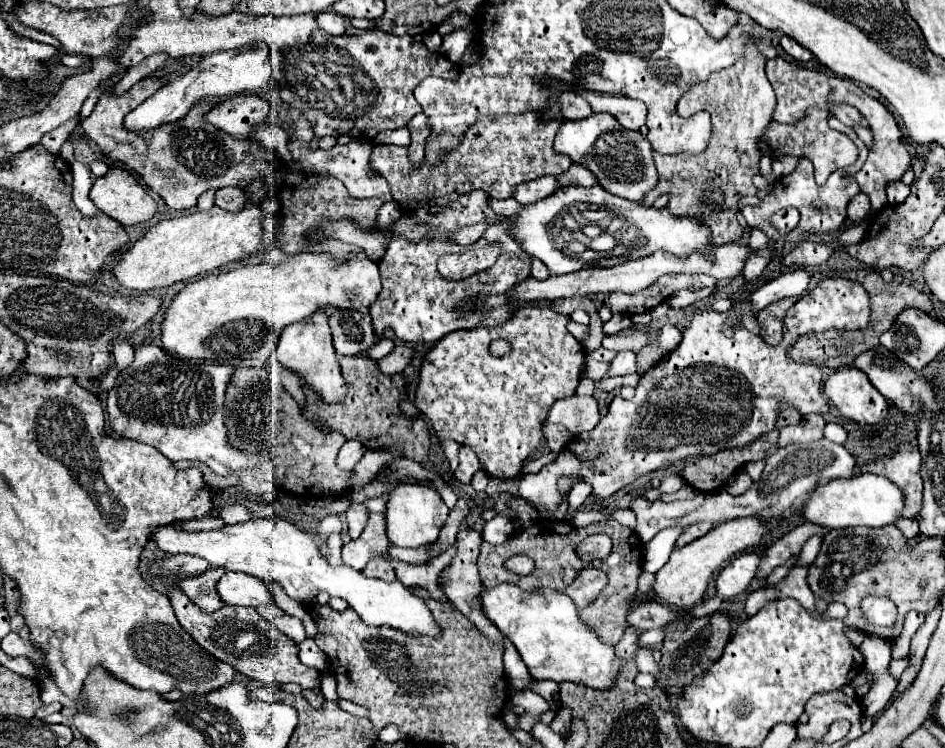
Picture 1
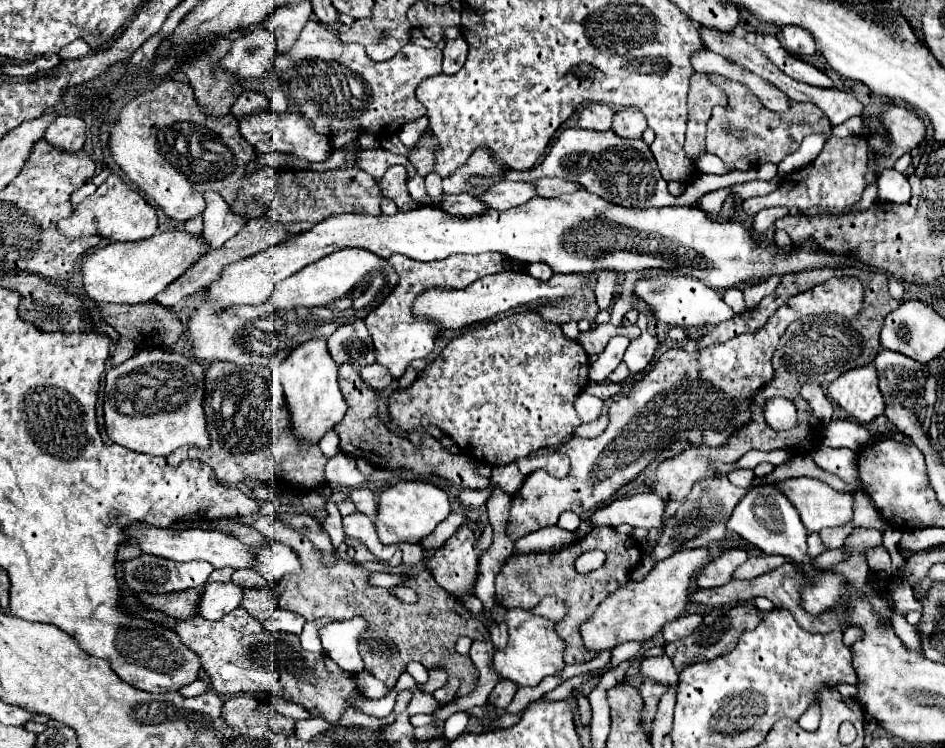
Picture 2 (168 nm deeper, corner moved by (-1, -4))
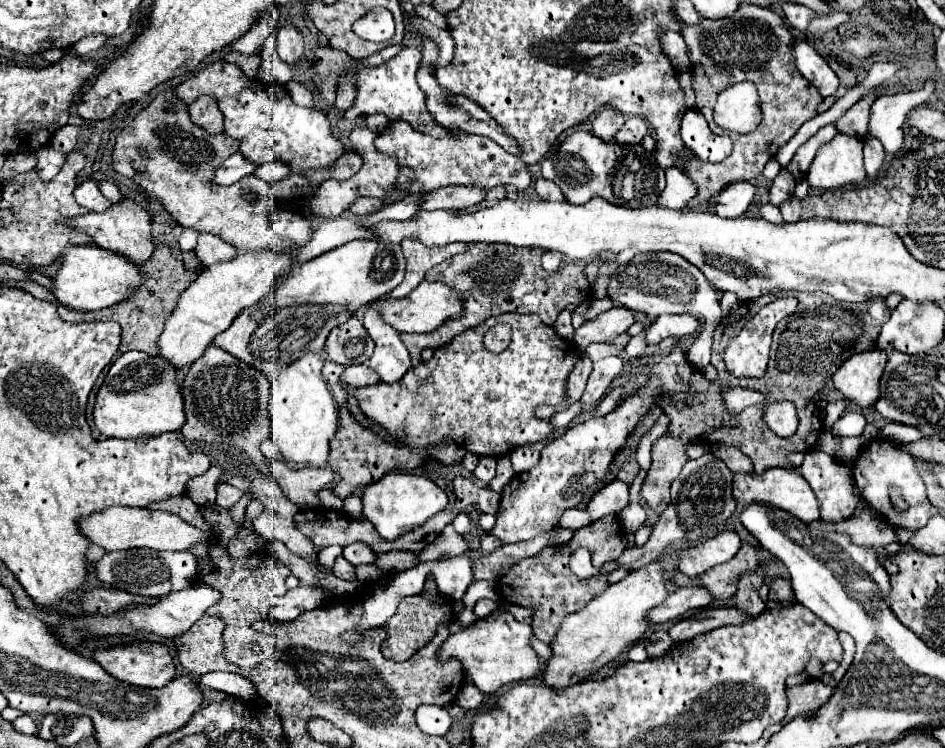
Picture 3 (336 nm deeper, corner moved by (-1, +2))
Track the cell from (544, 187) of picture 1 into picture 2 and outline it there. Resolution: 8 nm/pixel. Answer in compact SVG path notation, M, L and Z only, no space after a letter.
M501 181L493 185L481 201L485 201L493 209L511 209L527 203L527 199L533 199L537 195L535 185L531 183L513 183L513 181Z

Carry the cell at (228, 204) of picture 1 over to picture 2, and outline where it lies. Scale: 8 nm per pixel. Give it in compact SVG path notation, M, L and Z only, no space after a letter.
M207 193L205 201L207 207L203 211L203 235L211 243L211 249L219 249L227 239L235 237L247 221L241 215L235 215L235 211L227 207L227 201L217 193Z

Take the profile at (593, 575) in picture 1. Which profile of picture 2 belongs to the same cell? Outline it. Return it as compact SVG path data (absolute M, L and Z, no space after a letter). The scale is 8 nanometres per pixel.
M549 595L545 597L535 609L533 609L535 615L543 615L547 619L555 619L555 621L561 621L565 615L567 615L567 605L561 601L561 599L555 599L555 595Z

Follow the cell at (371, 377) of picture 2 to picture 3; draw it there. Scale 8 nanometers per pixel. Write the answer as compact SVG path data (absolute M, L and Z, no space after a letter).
M351 365L343 371L343 383L351 387L367 387L375 385L379 381L379 375L369 365Z

